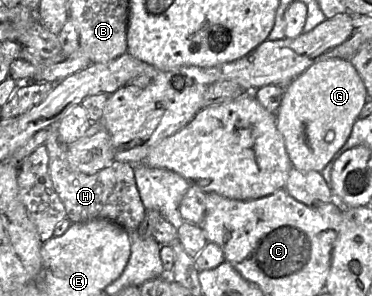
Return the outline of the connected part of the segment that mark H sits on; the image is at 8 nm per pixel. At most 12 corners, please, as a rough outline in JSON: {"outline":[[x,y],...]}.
{"outline":[[58,127],[46,128],[49,176],[71,223],[136,230],[145,207],[134,165],[72,169]]}

